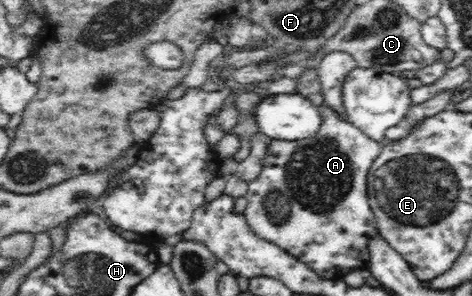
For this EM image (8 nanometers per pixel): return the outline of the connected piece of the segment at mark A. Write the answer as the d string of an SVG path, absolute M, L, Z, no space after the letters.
M322 105L319 112L322 124L314 136L302 141L270 140L261 174L248 183L245 195L248 203L243 214L248 226L260 238L277 244L323 279L332 280L342 278L355 268L368 267L368 242L378 236L379 230L368 200L367 177L382 146L350 121L340 118L331 108Z

